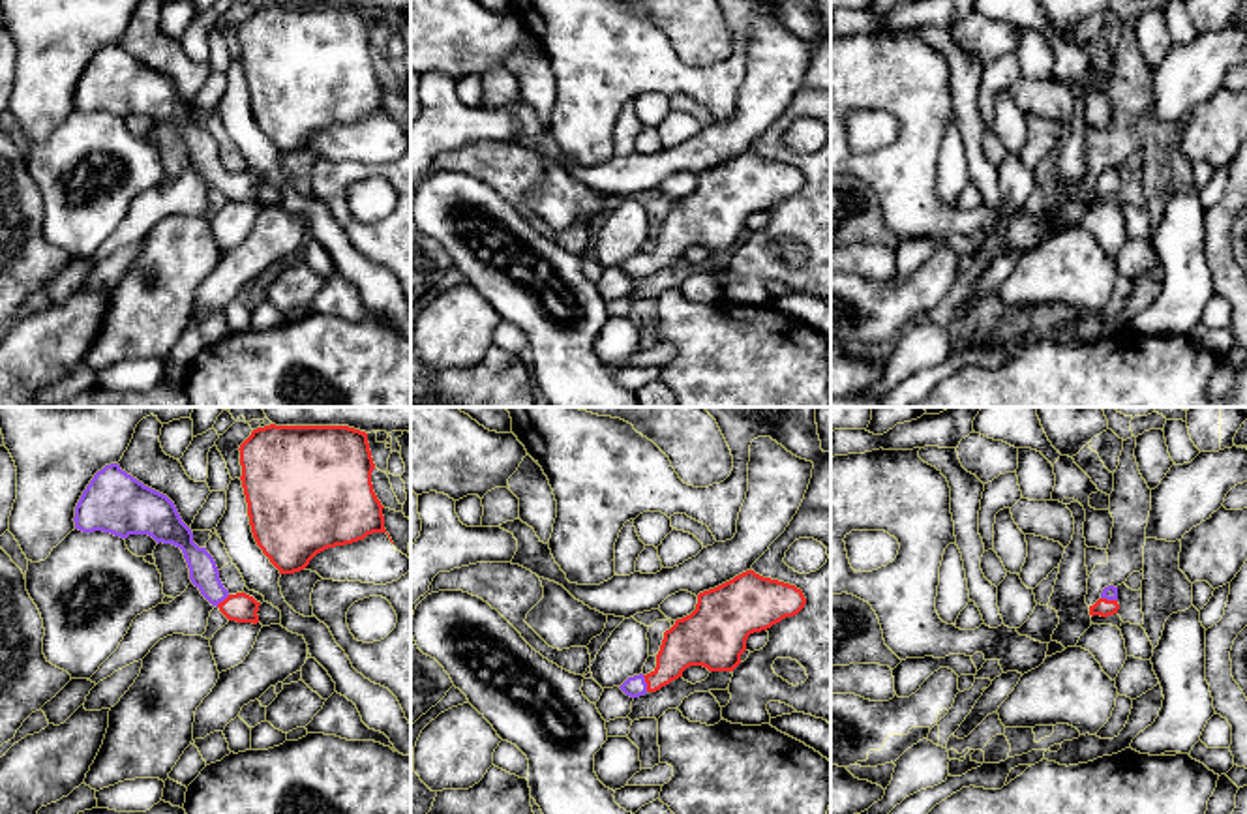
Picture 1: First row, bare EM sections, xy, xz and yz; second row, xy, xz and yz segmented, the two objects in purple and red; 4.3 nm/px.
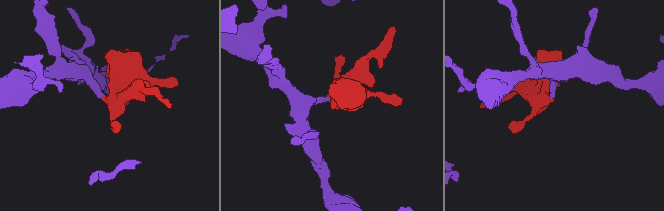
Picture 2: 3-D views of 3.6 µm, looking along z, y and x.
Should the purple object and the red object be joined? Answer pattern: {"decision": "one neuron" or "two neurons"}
{"decision": "one neuron"}

